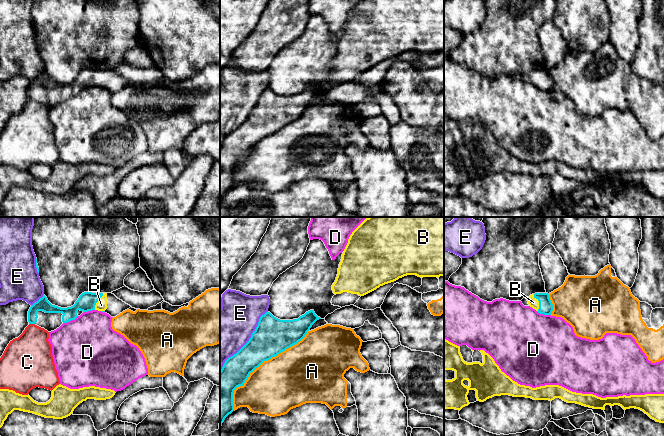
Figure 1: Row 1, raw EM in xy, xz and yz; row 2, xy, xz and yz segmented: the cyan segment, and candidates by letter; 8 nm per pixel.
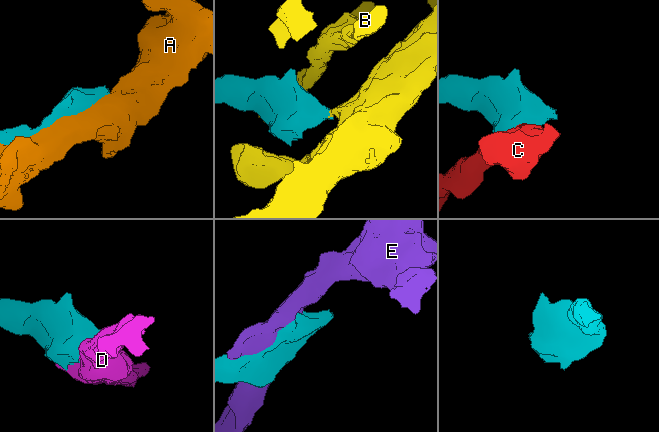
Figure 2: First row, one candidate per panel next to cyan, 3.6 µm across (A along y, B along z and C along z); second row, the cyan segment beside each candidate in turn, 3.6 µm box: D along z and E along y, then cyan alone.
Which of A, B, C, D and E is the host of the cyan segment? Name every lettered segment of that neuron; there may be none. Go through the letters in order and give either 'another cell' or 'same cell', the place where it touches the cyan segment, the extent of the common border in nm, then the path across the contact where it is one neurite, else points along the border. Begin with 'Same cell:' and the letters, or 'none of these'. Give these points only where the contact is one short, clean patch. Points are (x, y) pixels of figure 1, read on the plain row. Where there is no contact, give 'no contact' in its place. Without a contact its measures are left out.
Same cell: B
A: another cell; contact xz (260, 140); length 900 nm
B: same cell; contact yz (539, 79); length 150 nm; way yz (545, 81), (539, 79), (533, 78)
C: another cell; contact xy (32, 99); length 50 nm
D: another cell; contact xy (70, 96); length 140 nm
E: another cell; contact xz (247, 118); length 600 nm

